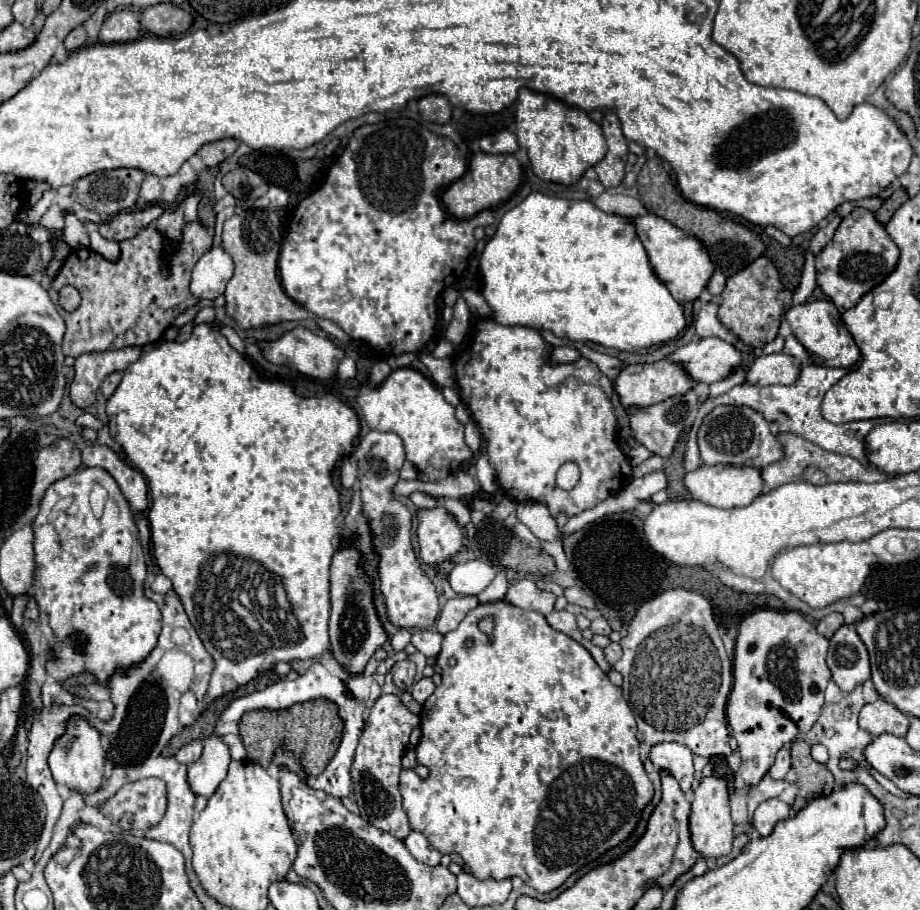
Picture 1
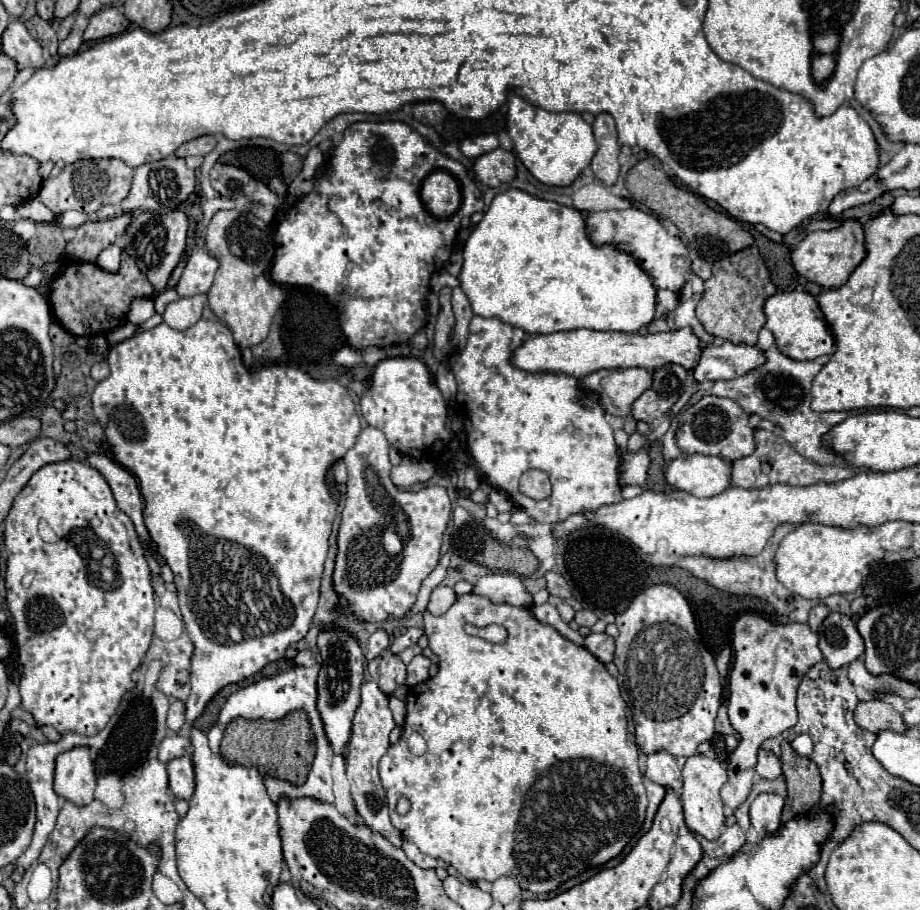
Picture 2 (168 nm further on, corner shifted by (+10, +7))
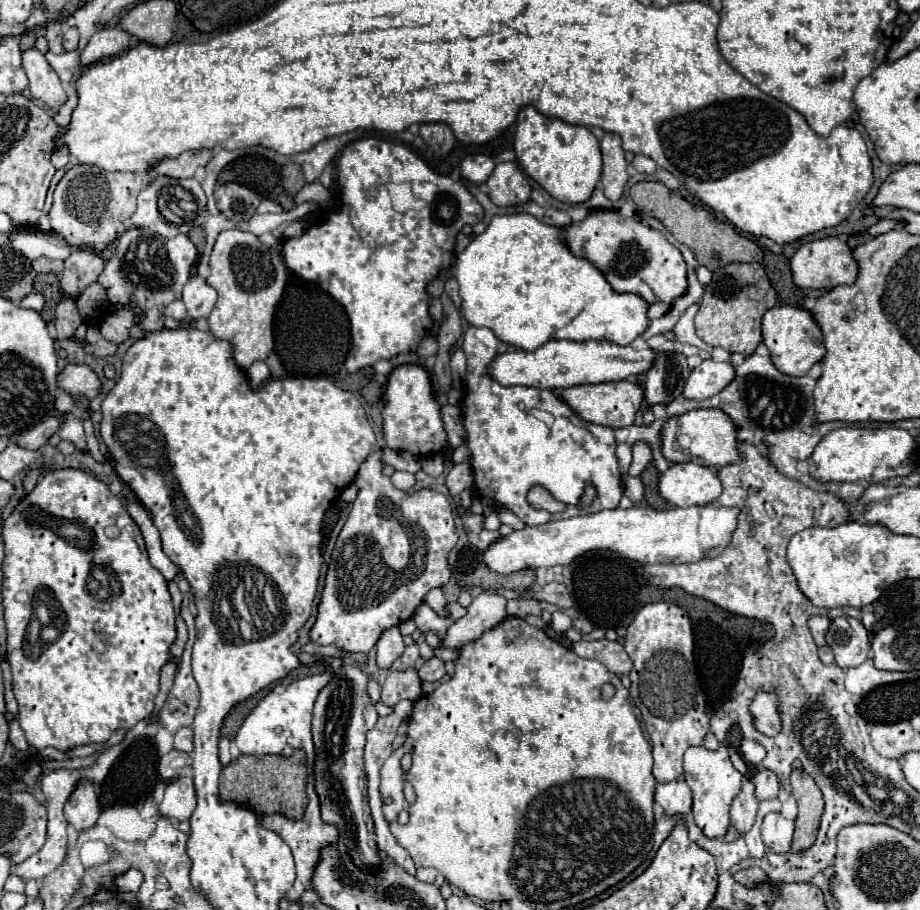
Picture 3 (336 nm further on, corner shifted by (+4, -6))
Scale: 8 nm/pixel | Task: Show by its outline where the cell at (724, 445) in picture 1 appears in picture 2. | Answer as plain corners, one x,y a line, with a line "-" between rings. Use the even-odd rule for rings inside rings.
703,396
697,404
685,408
685,412
681,414
681,426
675,432
675,440
685,454
723,456
725,460
743,458
755,450
749,416
743,412
743,408
739,408
739,404
719,396

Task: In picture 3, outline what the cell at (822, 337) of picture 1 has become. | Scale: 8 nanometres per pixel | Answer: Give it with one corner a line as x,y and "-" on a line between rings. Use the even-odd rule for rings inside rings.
777,305
765,313
763,343
767,345
777,369
781,369
781,373
793,375
793,377
803,377
827,353
827,349
823,345
823,333
821,333
815,317
807,309
791,307
791,305

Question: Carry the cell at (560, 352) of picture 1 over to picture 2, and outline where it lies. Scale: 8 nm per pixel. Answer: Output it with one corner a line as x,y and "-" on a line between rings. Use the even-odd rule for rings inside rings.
569,330
569,332
553,332
543,336
531,336
523,340
519,348
511,354
511,364
525,372
555,372
569,374
575,378
583,378
603,368
631,368
639,366
645,370
655,370
667,362
681,364
691,370
695,360
699,360
699,338
689,330
671,330
657,334
625,334
625,332
599,332
599,330

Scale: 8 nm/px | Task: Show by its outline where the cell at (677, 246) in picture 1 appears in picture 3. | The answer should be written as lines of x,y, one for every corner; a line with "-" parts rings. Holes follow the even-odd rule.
597,209
585,221
573,223
567,229
567,247
571,249
573,255
585,257
595,267
599,267
617,293
637,293
647,303
663,301
663,303
671,305
677,297
681,297
687,291
687,265
685,265
683,255
679,253
679,249
673,247
663,237
661,231
655,231
649,225
643,225
639,219
625,219
617,211
601,211
601,209

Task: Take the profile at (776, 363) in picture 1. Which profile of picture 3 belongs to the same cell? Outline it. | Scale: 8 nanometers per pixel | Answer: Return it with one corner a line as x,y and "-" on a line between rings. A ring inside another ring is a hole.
707,359
691,371
691,377
685,383
683,395
687,399
695,399
695,401
713,397
721,389
725,389
725,385
729,385
729,381
733,381
733,373
735,373
735,367
731,361
719,363
719,361

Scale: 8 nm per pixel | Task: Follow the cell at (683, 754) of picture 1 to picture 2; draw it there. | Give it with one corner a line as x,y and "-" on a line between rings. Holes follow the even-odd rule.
657,752
655,756
647,758
647,772
645,776
665,788
671,788
675,794
681,792
683,778
681,778
681,768
677,766
673,756
667,756
667,752

